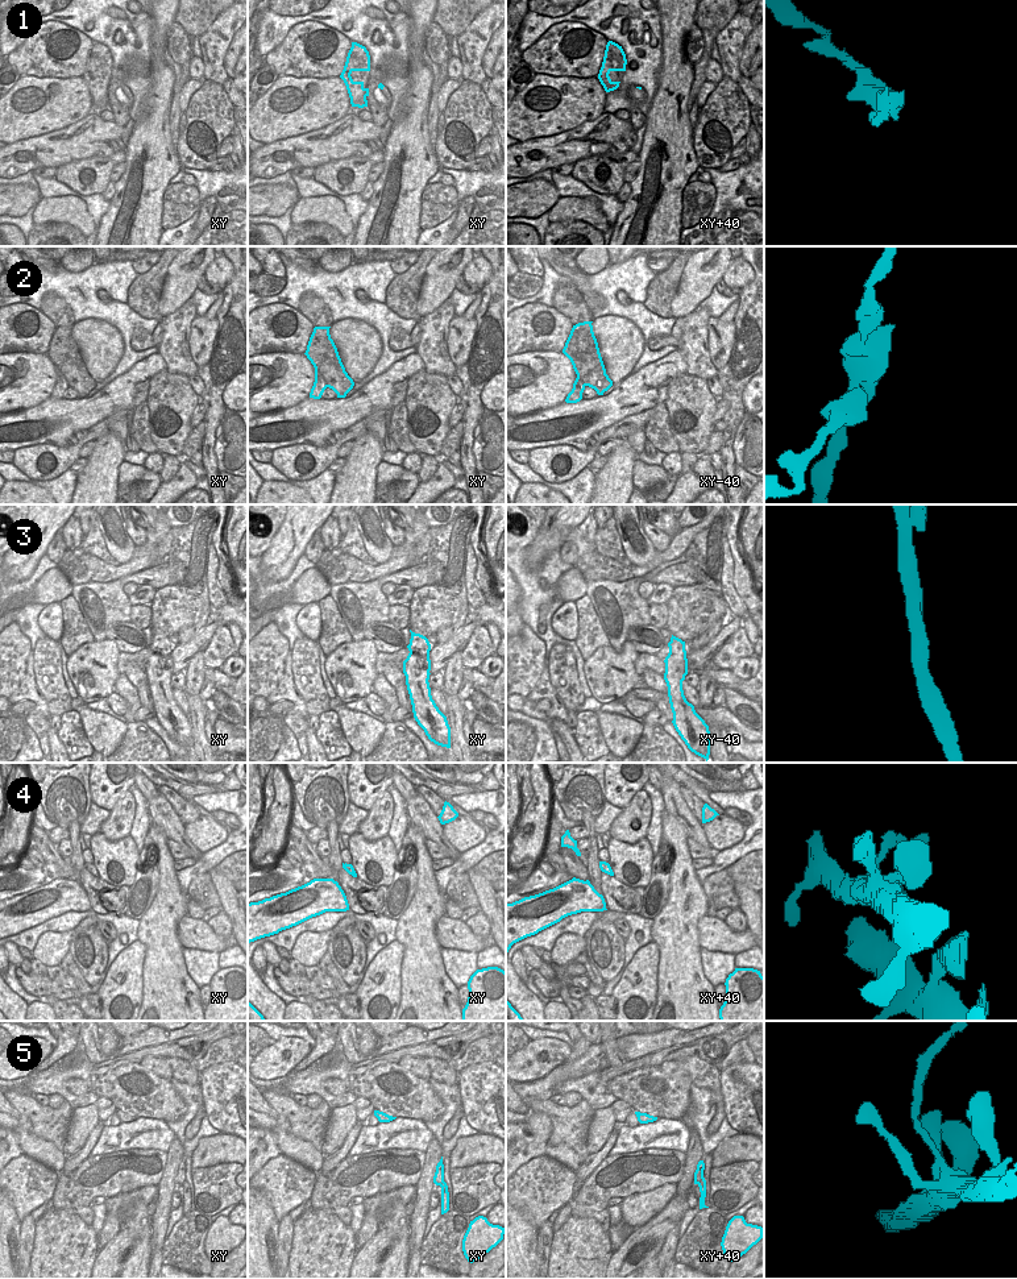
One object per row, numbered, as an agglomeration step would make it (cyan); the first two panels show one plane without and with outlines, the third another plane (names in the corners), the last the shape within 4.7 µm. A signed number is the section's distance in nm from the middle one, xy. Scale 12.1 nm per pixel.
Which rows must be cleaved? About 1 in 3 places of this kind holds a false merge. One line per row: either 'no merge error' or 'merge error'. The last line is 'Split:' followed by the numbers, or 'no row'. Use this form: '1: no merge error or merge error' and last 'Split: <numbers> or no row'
1: no merge error
2: merge error
3: no merge error
4: no merge error
5: no merge error
Split: 2

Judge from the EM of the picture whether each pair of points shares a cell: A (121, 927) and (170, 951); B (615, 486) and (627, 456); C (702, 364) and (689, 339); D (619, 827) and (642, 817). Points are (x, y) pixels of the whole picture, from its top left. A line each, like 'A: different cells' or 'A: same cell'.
A: different cells
B: same cell
C: same cell
D: same cell

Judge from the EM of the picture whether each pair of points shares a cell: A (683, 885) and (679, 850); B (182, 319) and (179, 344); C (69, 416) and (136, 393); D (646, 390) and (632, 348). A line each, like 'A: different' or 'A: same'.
A: same
B: same
C: same
D: different

